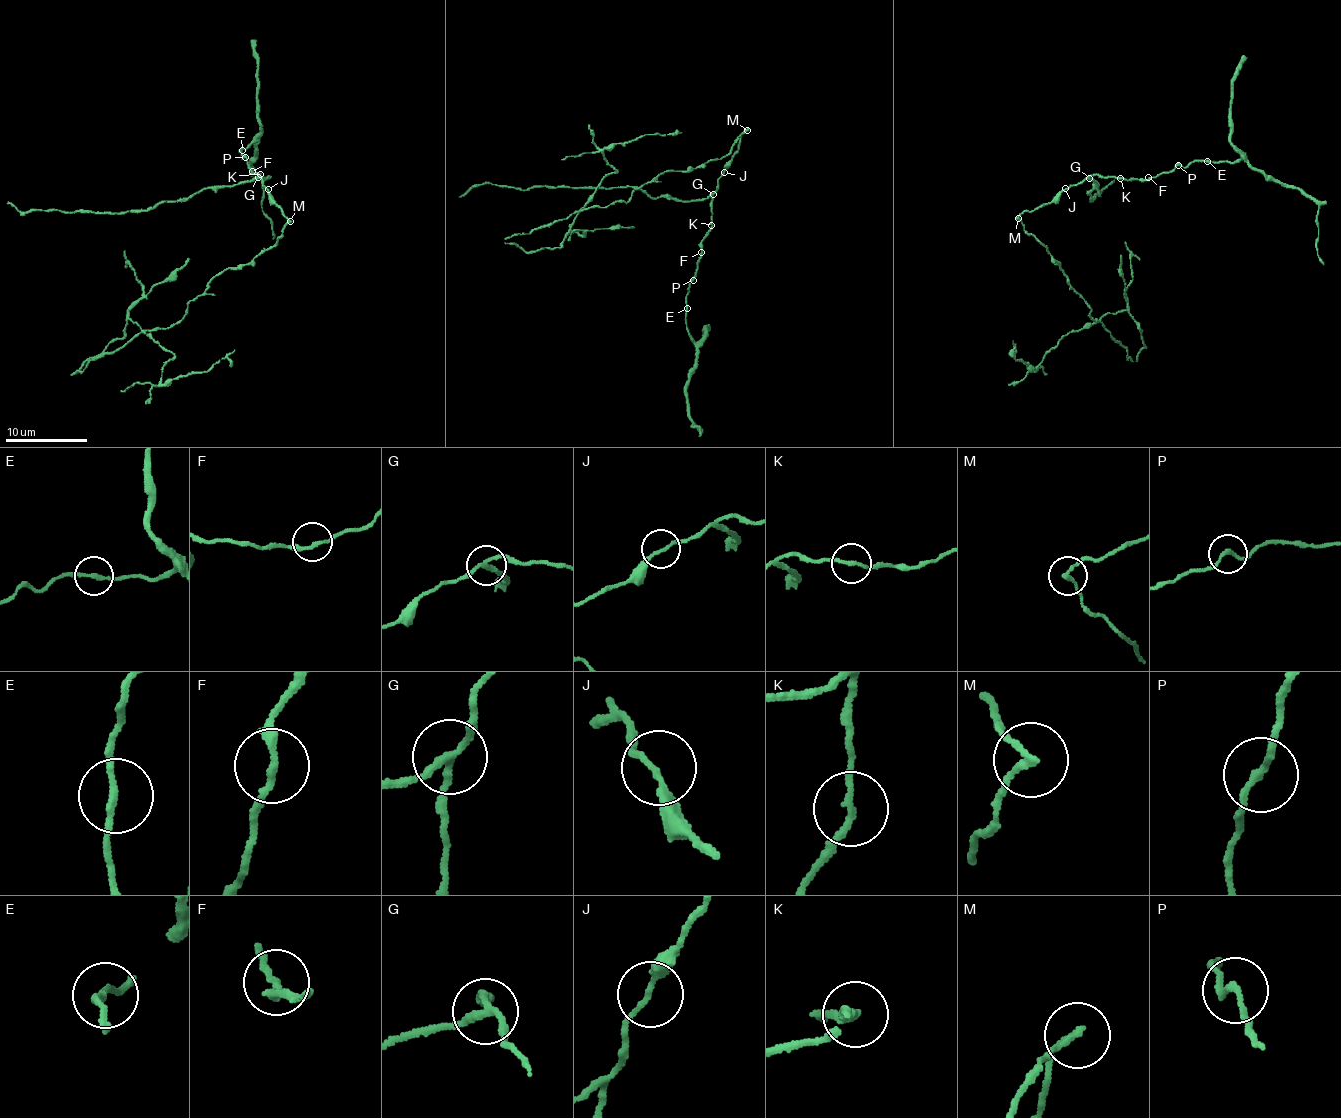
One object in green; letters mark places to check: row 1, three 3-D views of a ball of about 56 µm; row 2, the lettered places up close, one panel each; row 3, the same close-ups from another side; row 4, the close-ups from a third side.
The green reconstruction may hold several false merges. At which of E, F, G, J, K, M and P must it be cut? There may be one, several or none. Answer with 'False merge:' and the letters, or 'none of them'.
False merge: G, M

